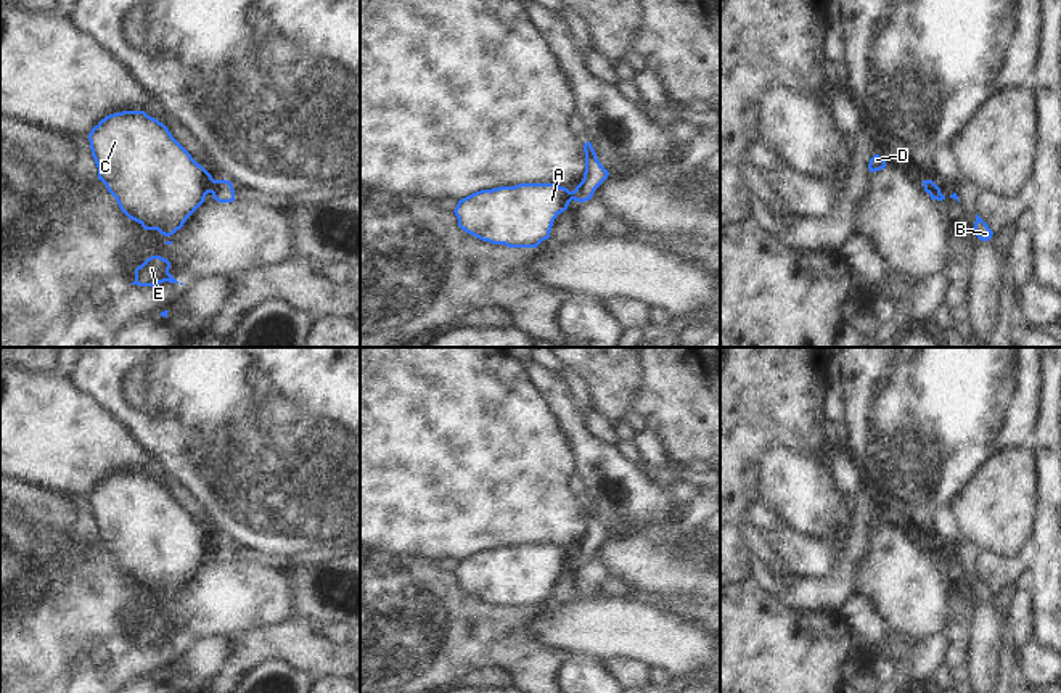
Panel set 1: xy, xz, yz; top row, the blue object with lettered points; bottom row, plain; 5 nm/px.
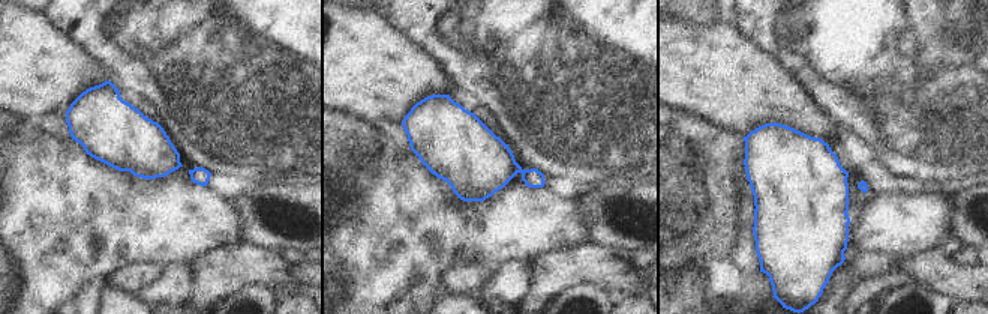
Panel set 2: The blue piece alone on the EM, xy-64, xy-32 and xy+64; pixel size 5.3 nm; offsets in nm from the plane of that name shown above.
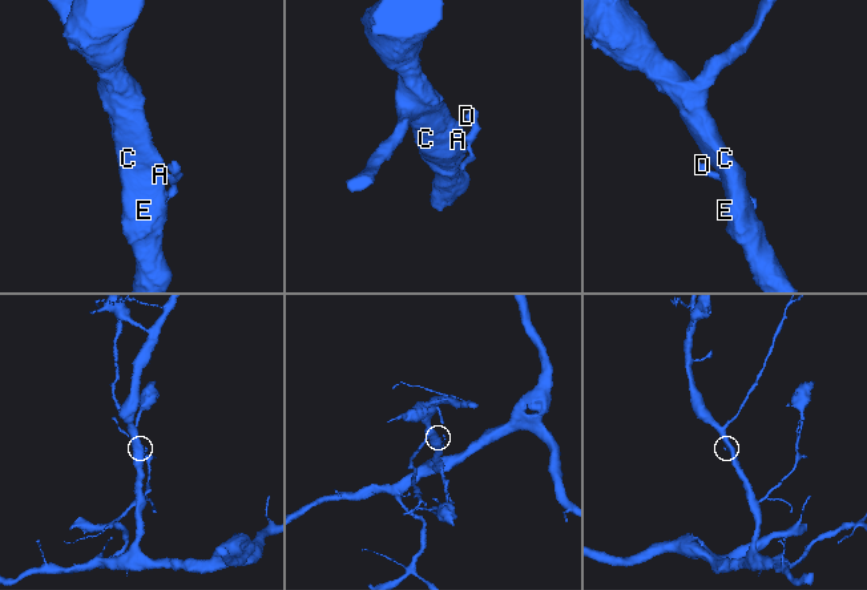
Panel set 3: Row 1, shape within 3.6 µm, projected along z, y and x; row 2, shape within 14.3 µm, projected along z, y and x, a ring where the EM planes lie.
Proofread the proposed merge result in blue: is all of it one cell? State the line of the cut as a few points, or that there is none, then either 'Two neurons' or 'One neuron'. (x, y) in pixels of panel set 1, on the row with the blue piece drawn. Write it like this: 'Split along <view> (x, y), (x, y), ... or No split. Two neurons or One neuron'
Split along xy (214, 180), (209, 192). Two neurons.

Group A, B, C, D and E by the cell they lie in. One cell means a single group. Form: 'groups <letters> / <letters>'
groups A C E / B D

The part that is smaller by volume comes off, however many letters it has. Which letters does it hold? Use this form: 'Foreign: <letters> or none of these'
Foreign: B, D

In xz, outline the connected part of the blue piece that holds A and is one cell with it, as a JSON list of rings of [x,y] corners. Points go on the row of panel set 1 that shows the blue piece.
[[[519,183],[476,191],[458,201],[455,215],[466,233],[508,248],[537,248],[572,201],[556,183]]]

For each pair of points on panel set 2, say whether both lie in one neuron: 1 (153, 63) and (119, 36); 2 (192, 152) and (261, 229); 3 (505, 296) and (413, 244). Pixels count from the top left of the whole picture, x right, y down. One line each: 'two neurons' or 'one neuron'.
1: one neuron
2: two neurons
3: two neurons

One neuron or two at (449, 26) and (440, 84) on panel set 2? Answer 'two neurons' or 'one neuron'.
two neurons

